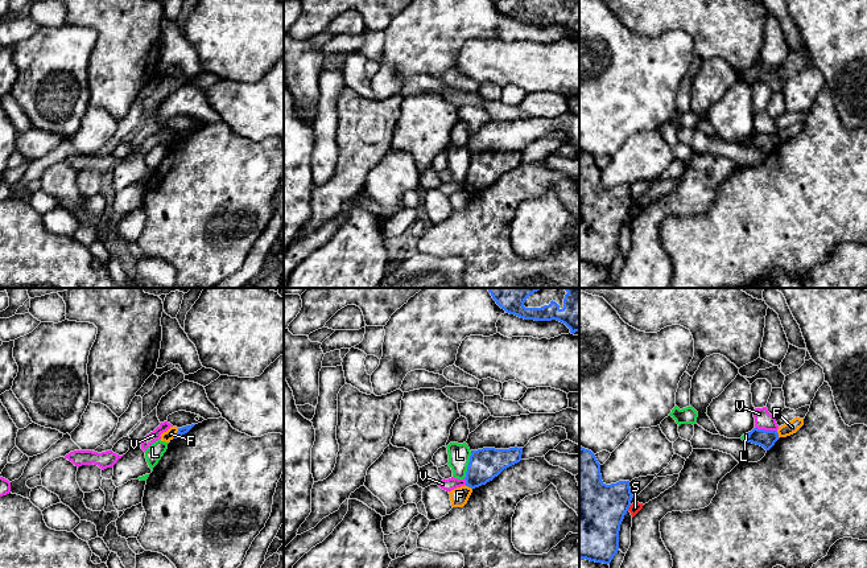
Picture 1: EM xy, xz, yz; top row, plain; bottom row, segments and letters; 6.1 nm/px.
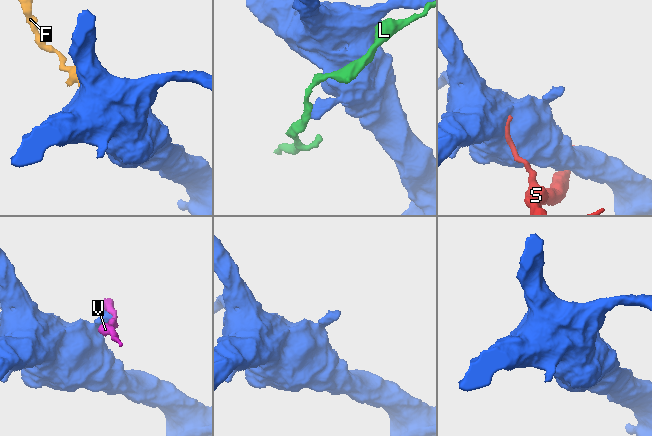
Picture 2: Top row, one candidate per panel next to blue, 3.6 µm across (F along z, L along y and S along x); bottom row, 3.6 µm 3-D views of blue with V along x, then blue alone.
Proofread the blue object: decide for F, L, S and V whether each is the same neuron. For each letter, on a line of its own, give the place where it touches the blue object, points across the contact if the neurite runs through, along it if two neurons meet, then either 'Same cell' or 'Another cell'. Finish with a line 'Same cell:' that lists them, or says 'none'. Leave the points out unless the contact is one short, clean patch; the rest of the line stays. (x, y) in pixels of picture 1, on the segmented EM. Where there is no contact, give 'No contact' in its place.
F: Touches blue at xy (177, 433). Boundary: xy (178, 428), (173, 437). Another cell
L: Touches blue at xz (469, 464). Another cell
S: Touches blue at yz (628, 507). Another cell
V: Touches blue at yz (766, 431). Boundary: yz (755, 427), (776, 431). Another cell
Same cell: none

